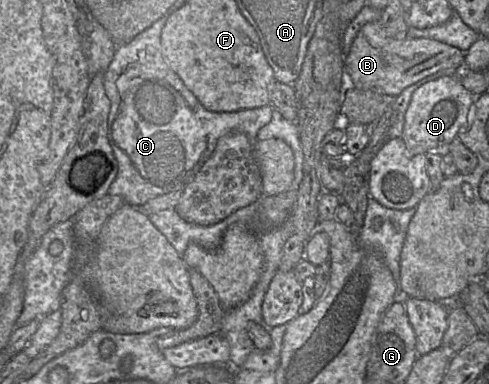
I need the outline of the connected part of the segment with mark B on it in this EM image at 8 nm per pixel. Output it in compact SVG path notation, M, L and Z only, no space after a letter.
M369 22L358 31L344 56L346 87L351 85L395 98L406 87L426 77L454 75L465 70L464 54L456 47L430 38L389 37L379 22Z

